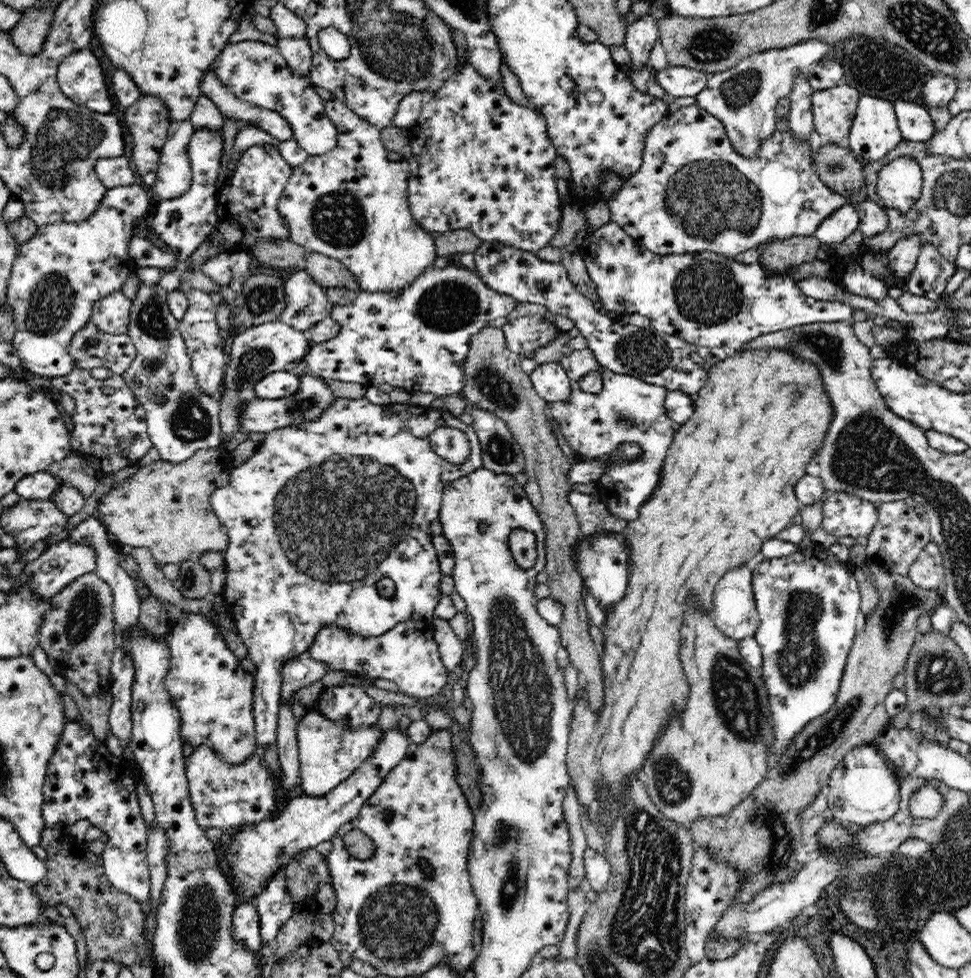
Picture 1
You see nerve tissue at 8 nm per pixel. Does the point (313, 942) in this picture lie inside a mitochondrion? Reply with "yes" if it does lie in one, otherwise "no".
no

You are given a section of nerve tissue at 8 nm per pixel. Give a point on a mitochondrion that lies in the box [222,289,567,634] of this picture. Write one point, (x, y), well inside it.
(335, 521)

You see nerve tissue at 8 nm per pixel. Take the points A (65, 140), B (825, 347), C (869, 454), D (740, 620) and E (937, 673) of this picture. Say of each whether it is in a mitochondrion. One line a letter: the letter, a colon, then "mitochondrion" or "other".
A: mitochondrion
B: mitochondrion
C: mitochondrion
D: other
E: mitochondrion

